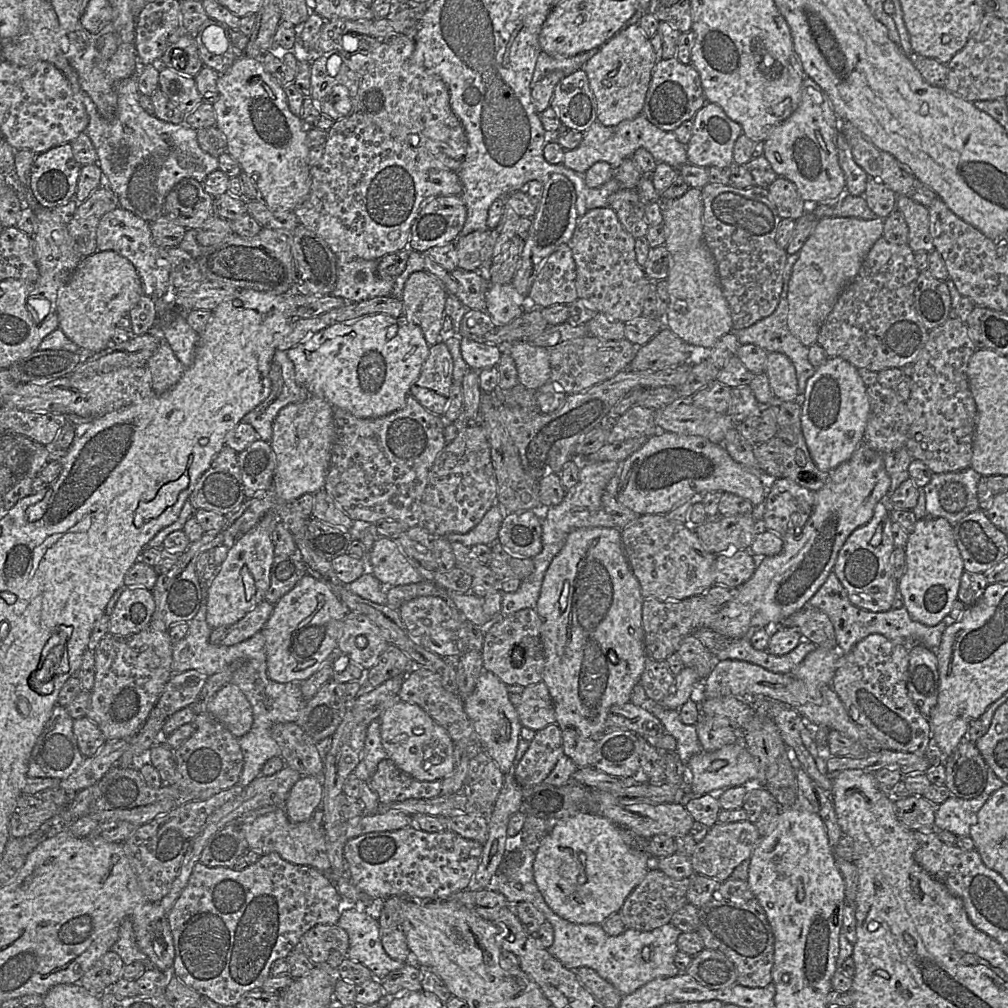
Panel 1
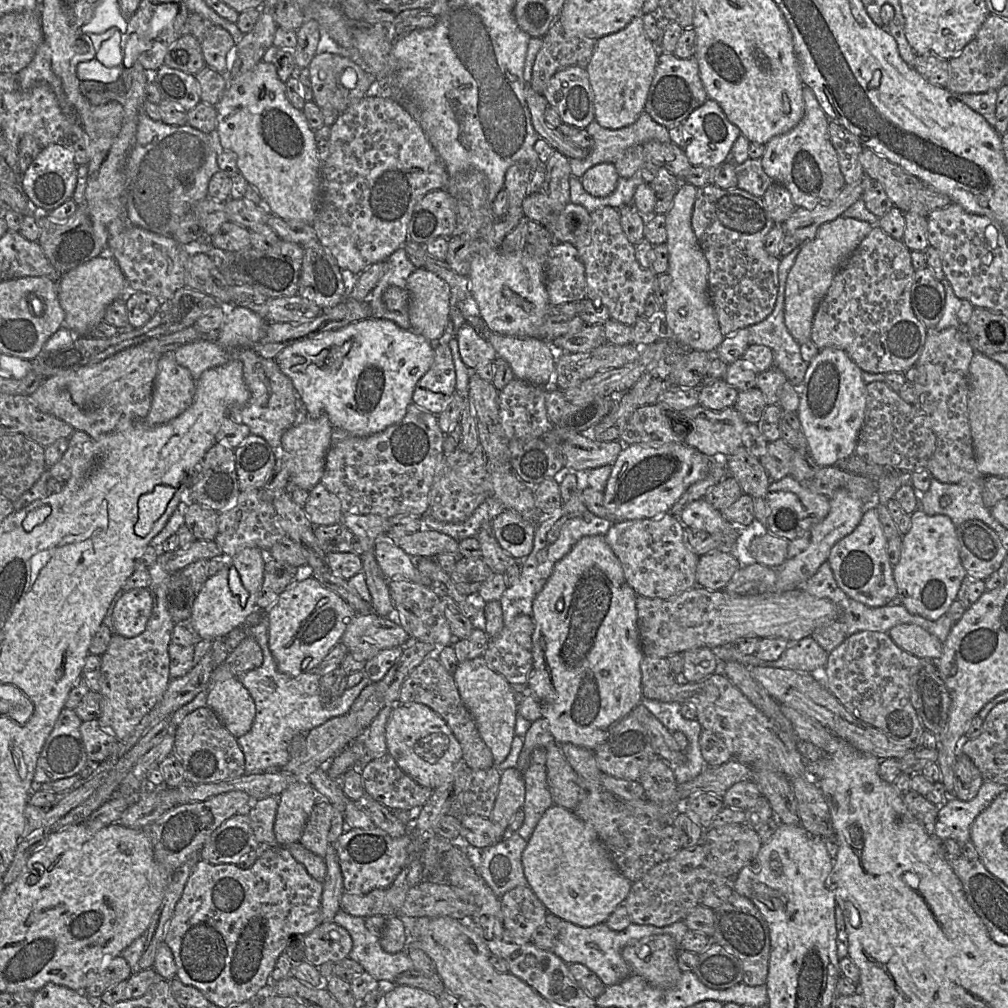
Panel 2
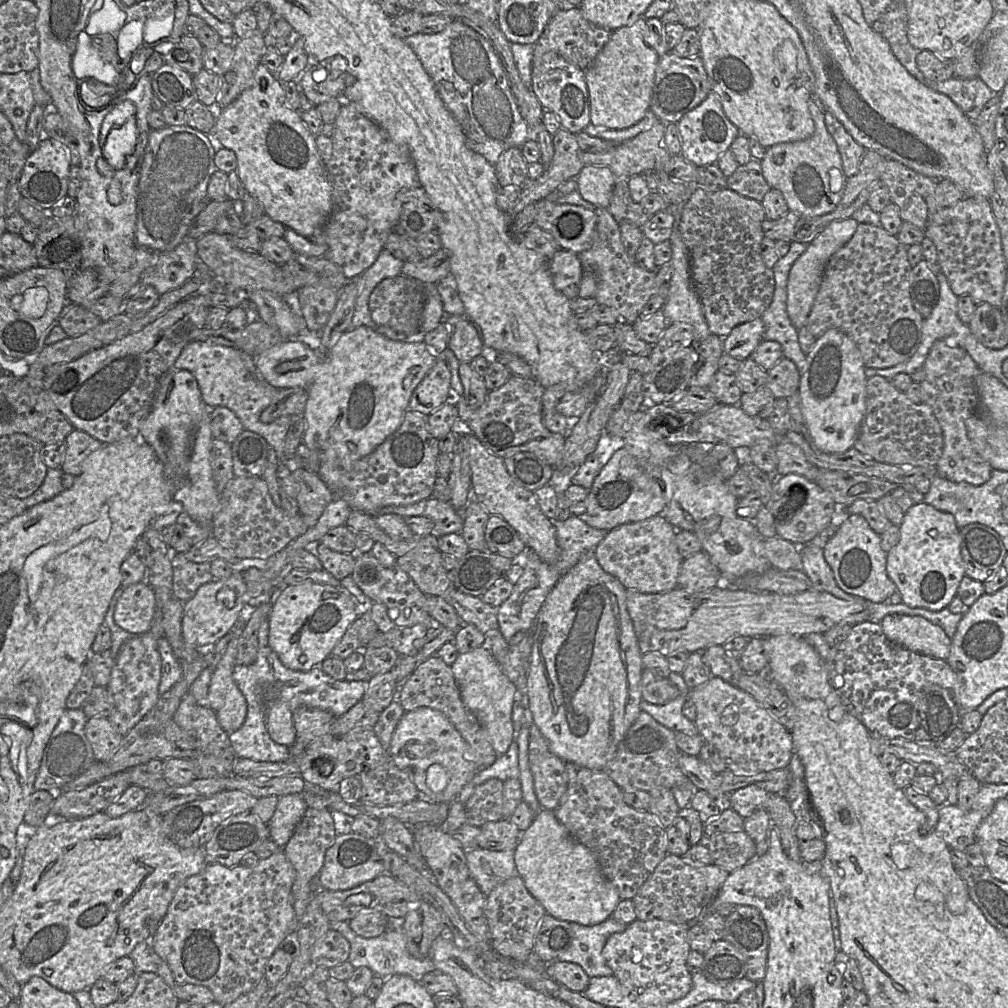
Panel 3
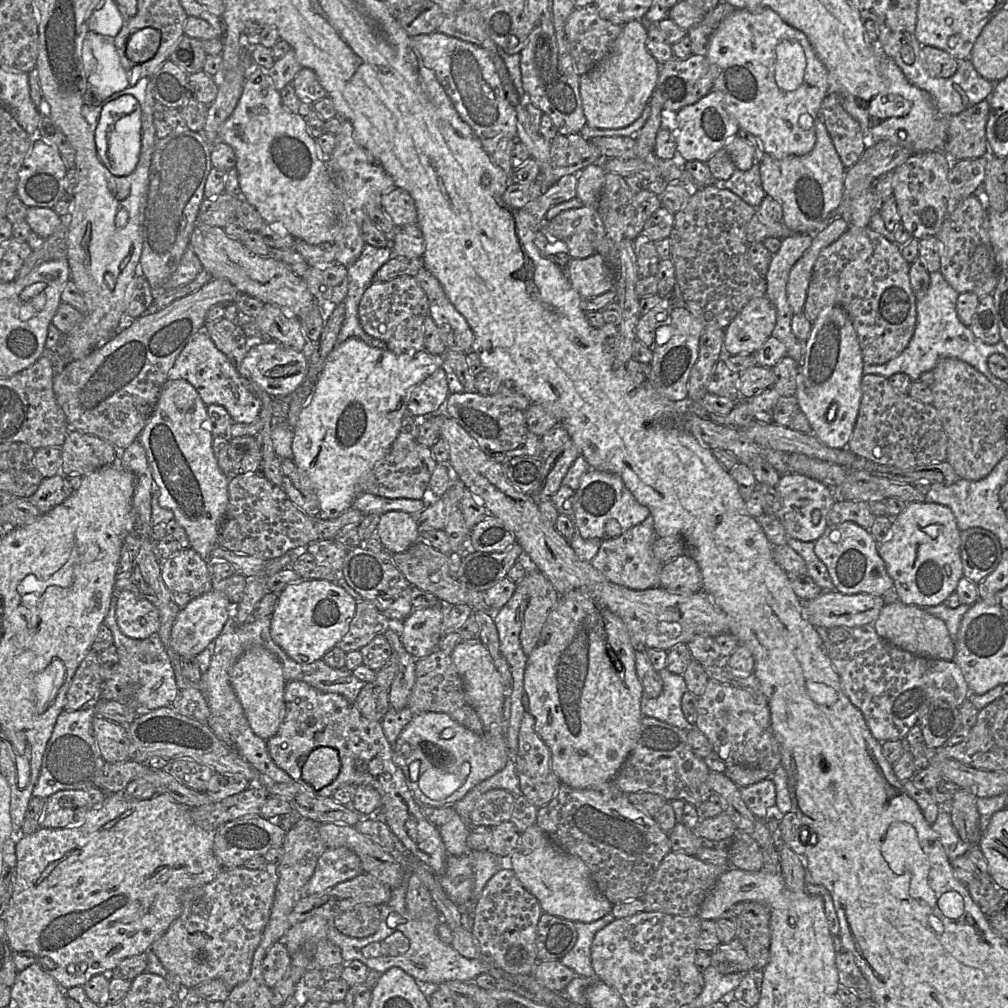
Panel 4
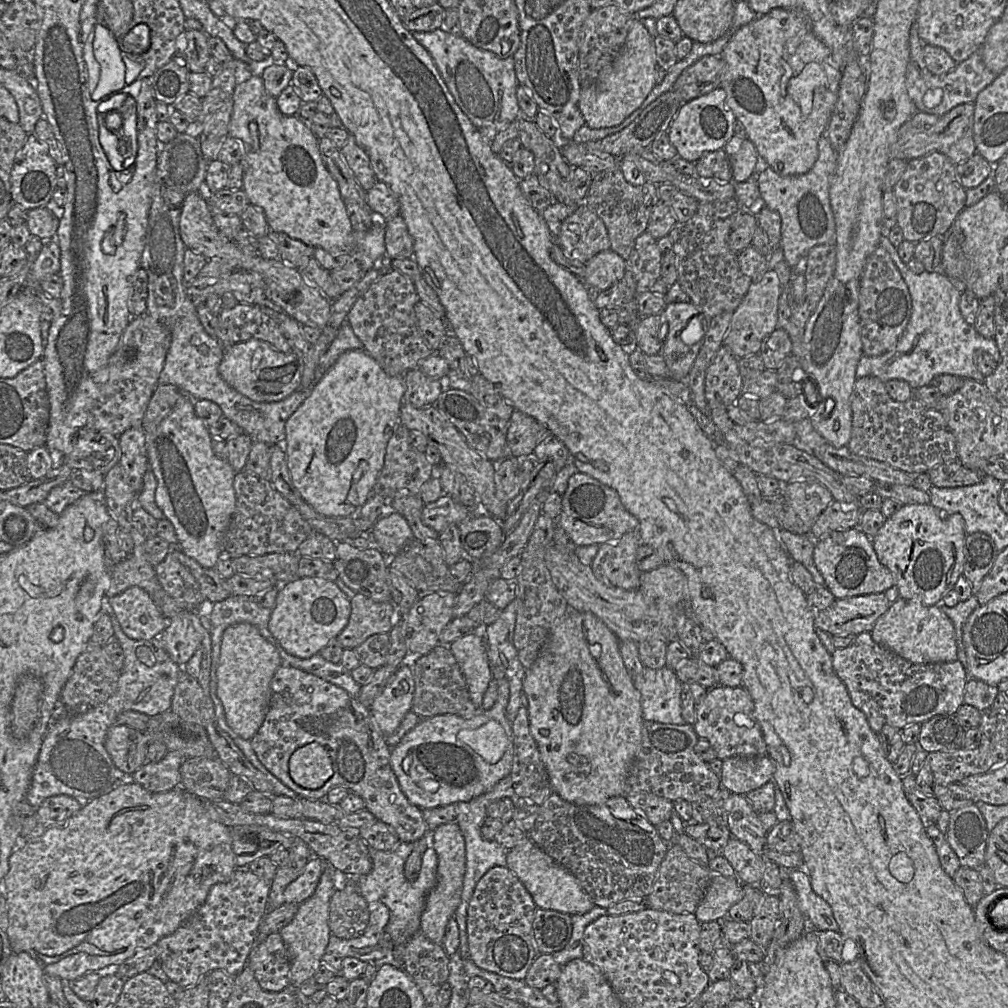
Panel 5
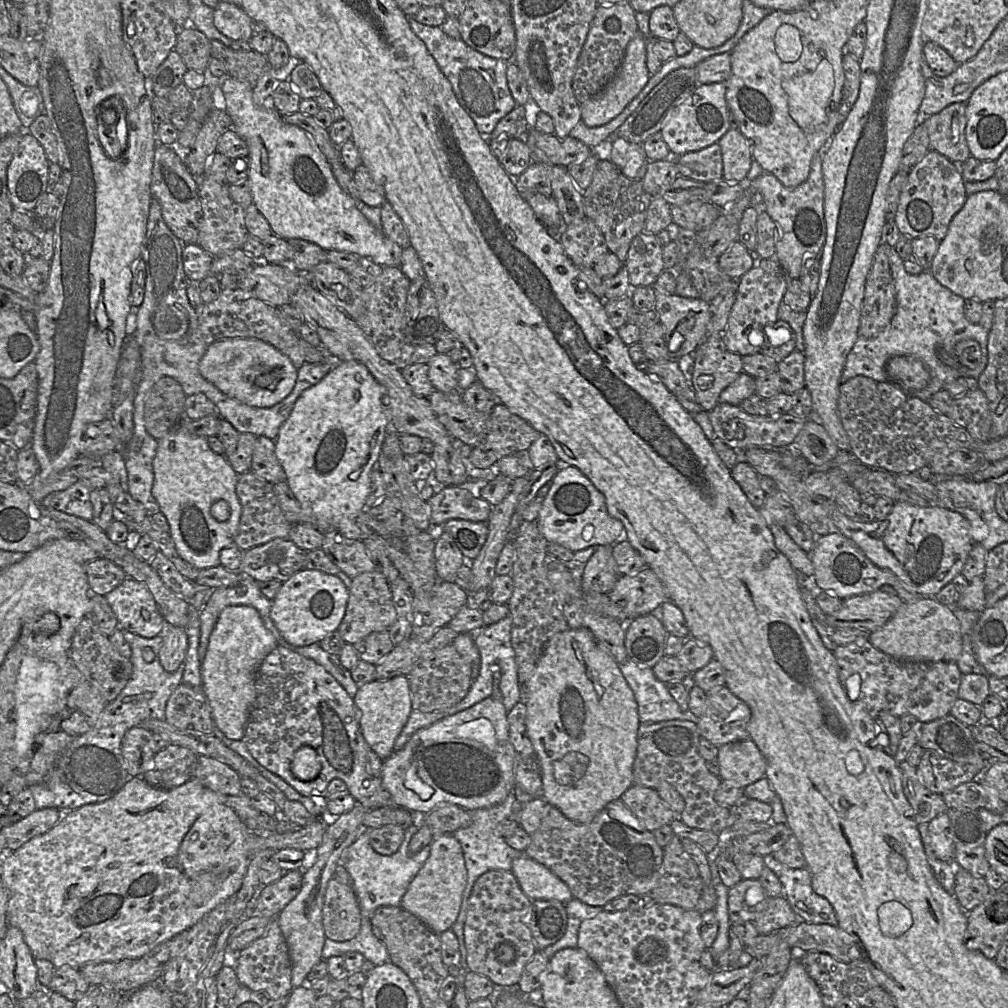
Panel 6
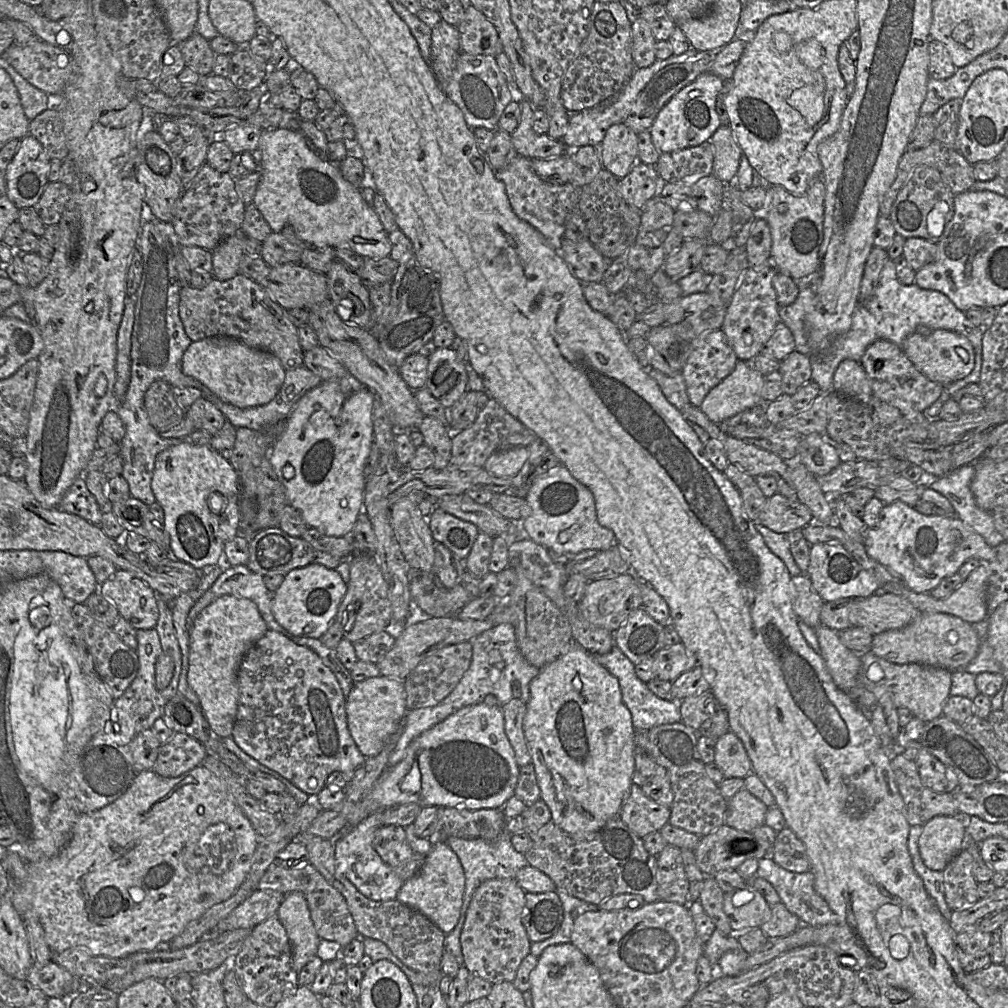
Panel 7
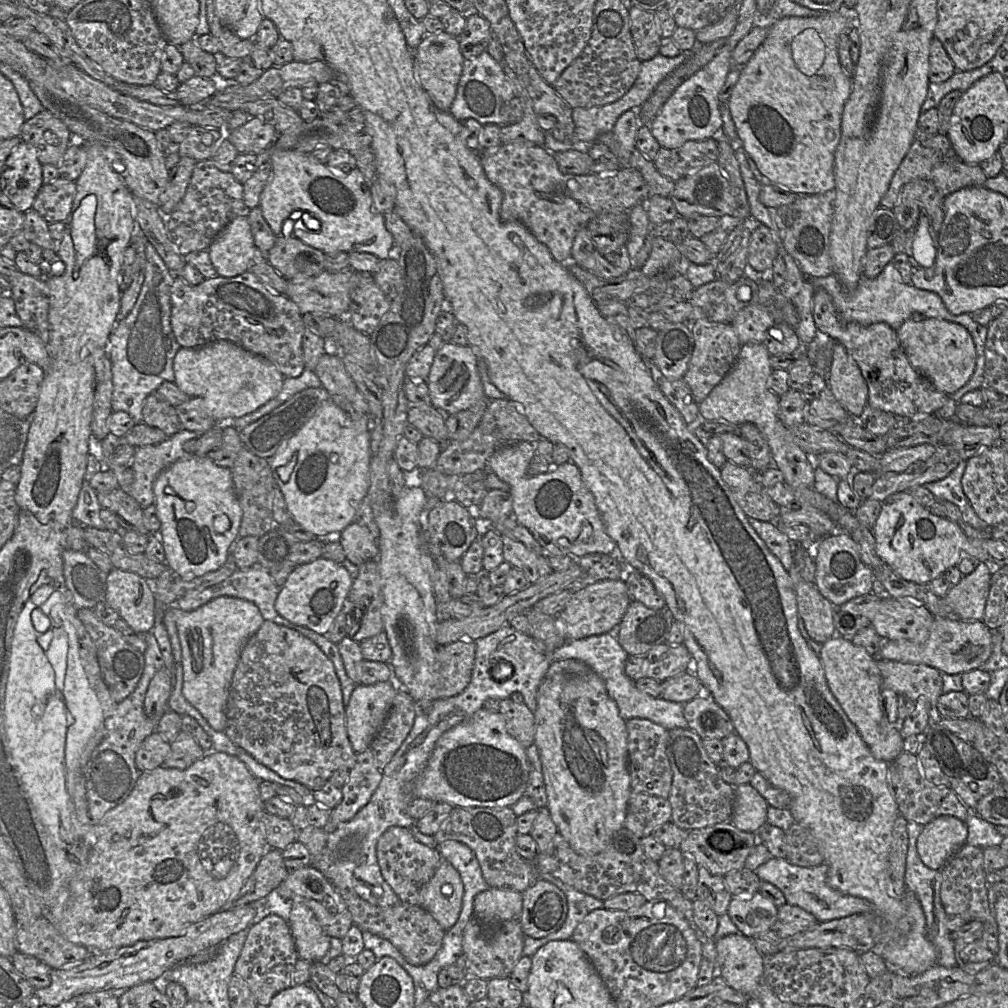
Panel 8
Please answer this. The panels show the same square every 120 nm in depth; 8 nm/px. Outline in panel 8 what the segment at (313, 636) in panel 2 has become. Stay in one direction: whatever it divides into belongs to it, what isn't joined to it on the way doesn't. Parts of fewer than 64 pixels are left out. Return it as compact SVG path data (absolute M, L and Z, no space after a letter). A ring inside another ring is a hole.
M319 557L293 569L276 598L275 610L291 623L324 635L332 627L352 583L353 579L342 564Z

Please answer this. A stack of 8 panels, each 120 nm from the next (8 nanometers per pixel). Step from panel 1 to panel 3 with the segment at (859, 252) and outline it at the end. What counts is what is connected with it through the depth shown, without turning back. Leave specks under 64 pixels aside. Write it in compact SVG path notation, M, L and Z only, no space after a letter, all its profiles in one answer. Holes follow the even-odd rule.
M852 217L830 222L814 240L804 253L793 263L787 279L787 313L792 325L799 330L806 326L807 318L819 290L826 264L831 256L843 247L856 232L858 222Z

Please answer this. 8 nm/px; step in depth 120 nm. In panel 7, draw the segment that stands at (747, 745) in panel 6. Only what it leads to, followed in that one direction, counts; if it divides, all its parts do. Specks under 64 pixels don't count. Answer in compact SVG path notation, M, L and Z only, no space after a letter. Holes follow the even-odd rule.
M731 731L717 739L715 762L725 778L745 778L753 773L742 741Z

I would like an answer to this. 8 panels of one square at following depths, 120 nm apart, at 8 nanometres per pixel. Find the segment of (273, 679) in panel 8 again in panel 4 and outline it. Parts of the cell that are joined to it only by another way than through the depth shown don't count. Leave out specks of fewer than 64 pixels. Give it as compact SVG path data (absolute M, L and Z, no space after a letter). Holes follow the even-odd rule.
M303 681L286 682L284 690L285 717L277 733L267 740L269 754L275 764L309 793L331 797L341 786L372 786L381 796L379 815L390 830L416 858L424 862L439 877L446 870L448 852L438 827L425 817L420 804L407 786L402 770L394 762L393 746L388 742L381 721L361 715L354 703L336 693L317 690ZM317 747L332 747L338 751L341 768L336 779L326 787L314 789L302 779L301 768Z

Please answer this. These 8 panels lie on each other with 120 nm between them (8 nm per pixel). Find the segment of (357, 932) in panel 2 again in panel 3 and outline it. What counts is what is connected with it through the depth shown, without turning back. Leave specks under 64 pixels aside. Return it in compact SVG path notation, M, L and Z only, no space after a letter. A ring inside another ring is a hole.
M388 918L386 930L377 937L364 938L356 934L349 926L347 921L330 922L330 929L340 932L350 943L350 953L348 962L353 967L368 967L374 975L388 978L395 974L404 974L410 976L419 982L423 976L429 972L435 971L435 965L428 956L423 959L414 958L408 951L406 934L403 928L404 918Z

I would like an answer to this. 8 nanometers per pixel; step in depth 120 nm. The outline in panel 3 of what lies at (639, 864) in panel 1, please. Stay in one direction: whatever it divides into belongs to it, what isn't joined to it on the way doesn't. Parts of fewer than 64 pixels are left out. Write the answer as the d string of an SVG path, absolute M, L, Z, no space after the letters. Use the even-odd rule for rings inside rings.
M553 810L538 811L521 835L514 861L529 893L539 901L546 914L559 920L596 925L611 917L621 900L617 888L603 875L593 853L569 833Z

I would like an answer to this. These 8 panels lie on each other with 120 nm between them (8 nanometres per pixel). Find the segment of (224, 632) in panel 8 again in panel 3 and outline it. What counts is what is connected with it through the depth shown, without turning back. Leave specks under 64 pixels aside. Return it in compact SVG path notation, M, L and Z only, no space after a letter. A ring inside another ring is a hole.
M274 700L267 707L267 730L271 739L281 745L290 747L296 739L292 711L281 700Z

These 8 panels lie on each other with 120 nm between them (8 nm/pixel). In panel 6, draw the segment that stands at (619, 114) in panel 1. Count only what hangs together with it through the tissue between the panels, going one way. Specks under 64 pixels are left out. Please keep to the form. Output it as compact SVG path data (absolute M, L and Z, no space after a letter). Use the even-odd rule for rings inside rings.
M638 33L628 43L619 71L607 86L598 94L580 104L581 120L589 127L601 126L619 115L627 104L646 85L650 73L646 66L646 40L642 33Z

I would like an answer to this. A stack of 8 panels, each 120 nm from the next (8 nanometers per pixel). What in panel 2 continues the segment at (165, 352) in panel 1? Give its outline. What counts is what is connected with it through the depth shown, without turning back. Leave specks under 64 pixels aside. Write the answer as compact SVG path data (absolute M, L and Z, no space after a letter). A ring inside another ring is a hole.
M174 353L163 354L158 362L152 405L143 419L145 425L157 426L178 417L191 405L195 389L190 371L176 362Z

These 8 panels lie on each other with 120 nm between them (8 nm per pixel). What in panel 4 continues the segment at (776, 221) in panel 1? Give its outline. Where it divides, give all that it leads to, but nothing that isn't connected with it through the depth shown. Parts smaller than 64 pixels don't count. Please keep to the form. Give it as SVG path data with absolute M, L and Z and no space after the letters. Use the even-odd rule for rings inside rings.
M718 183L699 188L690 196L686 206L674 214L674 224L669 239L670 258L675 266L676 284L682 293L684 306L705 328L725 330L751 299L766 295L765 277L759 275L748 259L748 249L751 244L747 241L746 230L755 214L757 214L756 208Z

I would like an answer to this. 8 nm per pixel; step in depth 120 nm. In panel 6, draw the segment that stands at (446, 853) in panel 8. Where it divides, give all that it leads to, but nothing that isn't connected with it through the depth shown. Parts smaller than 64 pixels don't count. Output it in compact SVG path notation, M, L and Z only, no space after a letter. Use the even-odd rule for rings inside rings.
M511 792L506 799L490 808L476 809L473 811L469 811L471 815L471 824L468 827L461 828L455 831L453 836L459 841L461 844L465 865L467 869L467 884L463 892L462 903L460 907L460 911L455 923L452 926L452 930L457 931L457 938L459 941L459 949L461 953L461 967L462 970L468 969L467 963L467 949L465 946L465 938L464 938L464 927L466 922L466 914L468 910L468 902L471 896L473 887L478 878L492 870L504 870L504 871L512 871L512 862L516 858L519 858L523 855L523 852L518 851L510 847L506 842L505 838L496 835L496 828L498 824L510 817L513 817L513 805L518 802L516 800L515 795Z

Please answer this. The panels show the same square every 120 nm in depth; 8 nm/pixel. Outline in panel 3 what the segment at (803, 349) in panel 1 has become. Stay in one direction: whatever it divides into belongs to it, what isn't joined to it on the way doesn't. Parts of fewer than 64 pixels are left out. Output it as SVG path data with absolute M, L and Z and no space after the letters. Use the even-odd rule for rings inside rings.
M791 242L787 254L775 263L772 268L775 280L773 298L761 316L764 323L762 340L778 342L783 356L794 362L800 375L805 370L806 355L798 342L798 330L792 325L787 313L787 279L793 263L805 252L808 245Z

